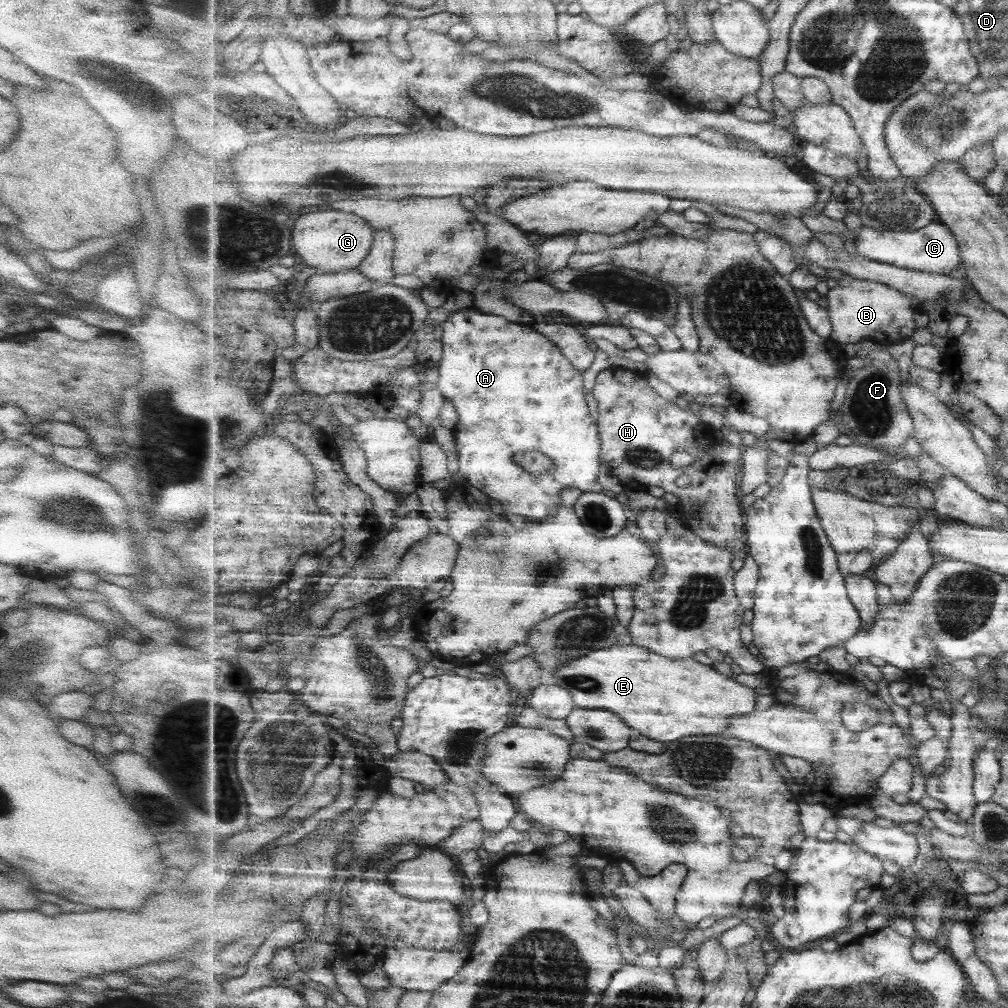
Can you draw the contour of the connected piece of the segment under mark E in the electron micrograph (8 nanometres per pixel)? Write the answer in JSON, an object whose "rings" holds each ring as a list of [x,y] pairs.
{"rings":[[[612,642],[607,648],[562,666],[552,684],[572,692],[575,709],[611,710],[631,728],[657,742],[675,742],[685,736],[721,736],[729,722],[739,714],[751,714],[757,704],[757,692],[721,674],[713,665],[697,660],[671,660],[641,645]]]}

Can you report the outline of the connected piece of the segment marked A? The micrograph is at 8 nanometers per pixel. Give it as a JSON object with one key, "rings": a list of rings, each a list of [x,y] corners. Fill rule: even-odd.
{"rings":[[[465,308],[461,310],[461,312],[456,312],[448,316],[440,325],[443,328],[441,339],[444,344],[444,351],[440,367],[438,368],[440,377],[436,383],[436,387],[443,393],[446,400],[454,402],[458,410],[459,420],[454,433],[458,442],[457,452],[460,462],[460,476],[462,476],[469,485],[479,489],[486,496],[493,498],[493,500],[497,500],[497,502],[502,505],[505,512],[524,517],[528,522],[533,520],[535,523],[549,520],[557,515],[557,511],[559,511],[561,507],[561,493],[564,491],[564,488],[578,488],[584,493],[603,492],[604,486],[598,481],[600,480],[600,474],[605,469],[602,468],[602,459],[600,458],[602,451],[600,428],[597,428],[598,421],[591,416],[591,412],[589,412],[589,408],[587,408],[584,372],[575,368],[572,362],[561,352],[561,349],[552,340],[549,340],[549,337],[546,337],[544,333],[536,332],[530,327],[530,324],[509,322],[509,320],[505,320],[502,316],[482,313],[474,308]],[[527,450],[539,450],[539,452],[546,454],[553,460],[554,467],[549,472],[540,474],[539,476],[529,473],[527,469],[516,460],[517,455],[521,454],[521,452],[527,452]]]}

